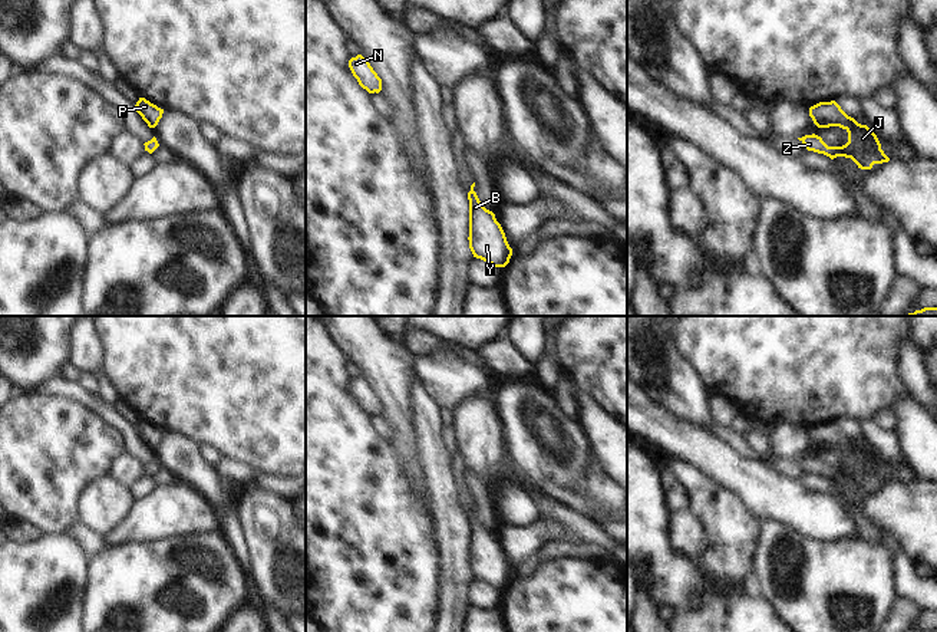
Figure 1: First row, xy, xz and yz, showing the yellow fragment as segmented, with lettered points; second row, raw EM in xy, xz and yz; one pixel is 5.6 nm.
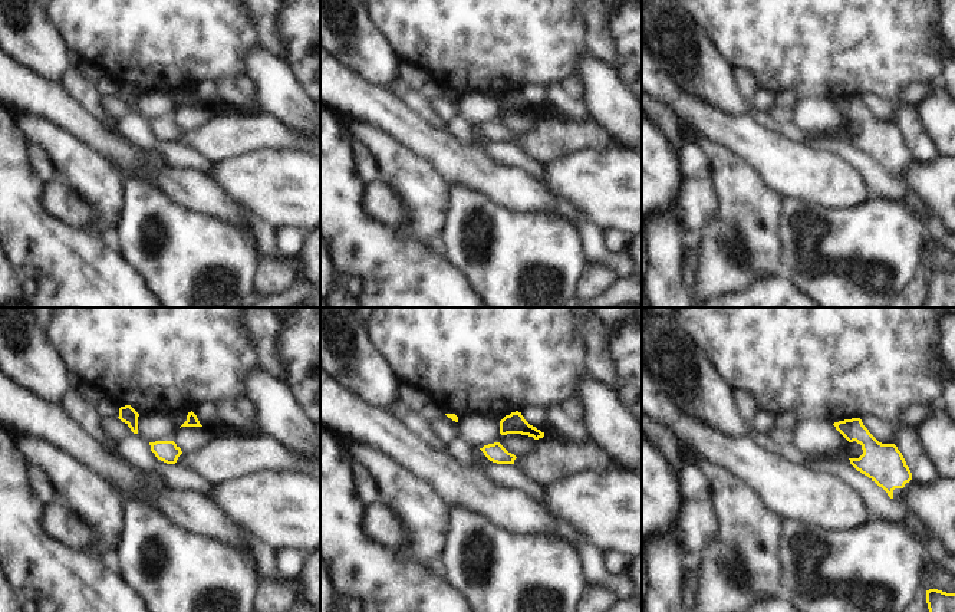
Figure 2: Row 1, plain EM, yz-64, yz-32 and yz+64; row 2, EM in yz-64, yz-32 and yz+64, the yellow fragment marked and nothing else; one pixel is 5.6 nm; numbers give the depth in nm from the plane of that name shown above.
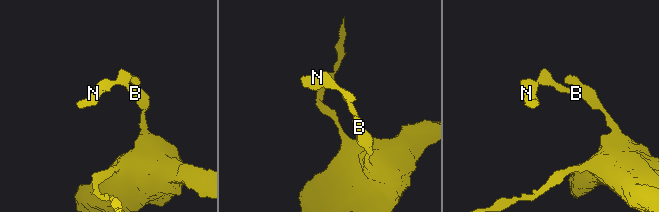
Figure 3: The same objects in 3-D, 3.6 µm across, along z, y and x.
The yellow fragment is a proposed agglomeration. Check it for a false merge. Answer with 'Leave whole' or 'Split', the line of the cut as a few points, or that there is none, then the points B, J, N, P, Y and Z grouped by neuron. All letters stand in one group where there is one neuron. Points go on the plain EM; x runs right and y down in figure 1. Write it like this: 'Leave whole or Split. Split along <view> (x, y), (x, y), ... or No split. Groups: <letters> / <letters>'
Leave whole. No split. Groups: B J N P Y Z

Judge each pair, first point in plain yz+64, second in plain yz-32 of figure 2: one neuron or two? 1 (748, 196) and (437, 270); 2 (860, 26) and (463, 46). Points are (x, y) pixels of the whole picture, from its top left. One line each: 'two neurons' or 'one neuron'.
1: two neurons
2: one neuron

